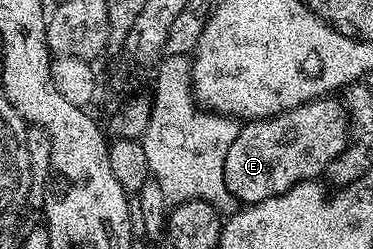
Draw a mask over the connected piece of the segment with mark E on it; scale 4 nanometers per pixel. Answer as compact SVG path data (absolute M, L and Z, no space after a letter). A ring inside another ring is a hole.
M321 97L289 111L246 122L225 157L225 183L236 202L256 205L289 191L297 183L322 178L329 163L349 144L349 114L342 100Z

